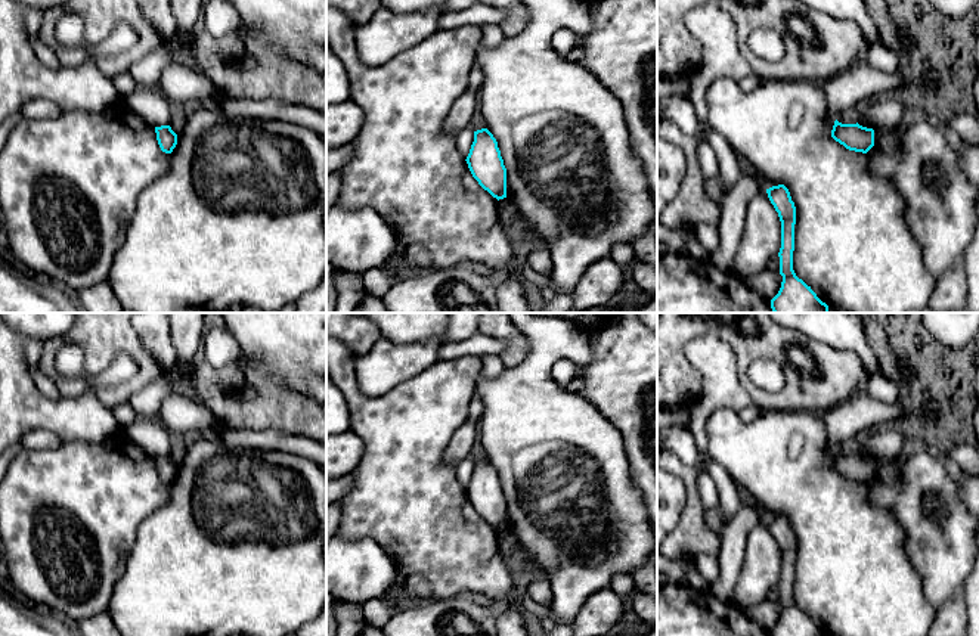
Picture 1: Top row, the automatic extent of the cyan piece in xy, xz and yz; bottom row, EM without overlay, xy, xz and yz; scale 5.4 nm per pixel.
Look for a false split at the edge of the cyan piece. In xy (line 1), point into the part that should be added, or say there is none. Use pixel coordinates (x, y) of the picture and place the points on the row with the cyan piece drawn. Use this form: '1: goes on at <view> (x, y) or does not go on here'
1: does not go on here

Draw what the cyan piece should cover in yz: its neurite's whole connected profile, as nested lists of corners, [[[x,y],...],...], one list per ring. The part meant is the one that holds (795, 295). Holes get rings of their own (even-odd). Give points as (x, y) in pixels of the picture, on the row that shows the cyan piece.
[[[784,184],[772,186],[766,189],[768,198],[778,212],[781,221],[781,248],[780,257],[780,274],[783,276],[781,288],[778,294],[771,300],[771,308],[774,313],[828,313],[828,305],[822,303],[817,294],[802,279],[799,279],[793,270],[793,251],[794,251],[794,224],[796,224],[796,207],[791,201],[790,192]]]

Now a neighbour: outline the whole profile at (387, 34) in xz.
[[[379,7],[369,22],[356,28],[356,52],[360,62],[368,66],[382,66],[434,34],[440,16],[439,9],[397,13]]]

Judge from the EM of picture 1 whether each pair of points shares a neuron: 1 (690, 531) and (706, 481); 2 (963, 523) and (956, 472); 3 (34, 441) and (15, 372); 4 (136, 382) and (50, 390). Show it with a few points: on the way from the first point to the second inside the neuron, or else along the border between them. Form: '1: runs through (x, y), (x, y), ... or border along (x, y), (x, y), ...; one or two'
1: border along (702, 471), (699, 477), (699, 499), (706, 509); two
2: border along (945, 464), (963, 502); two
3: border along (16, 441), (25, 434), (46, 430), (64, 443); two
4: border along (36, 368), (62, 396); two

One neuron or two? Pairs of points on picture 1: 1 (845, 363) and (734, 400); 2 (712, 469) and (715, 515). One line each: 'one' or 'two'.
1: two
2: two

